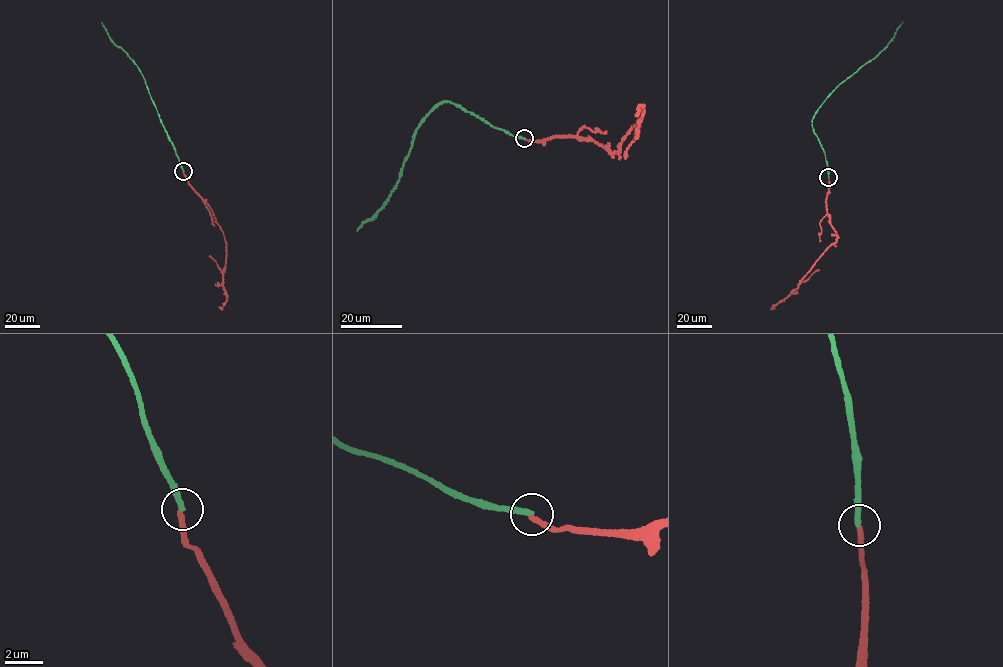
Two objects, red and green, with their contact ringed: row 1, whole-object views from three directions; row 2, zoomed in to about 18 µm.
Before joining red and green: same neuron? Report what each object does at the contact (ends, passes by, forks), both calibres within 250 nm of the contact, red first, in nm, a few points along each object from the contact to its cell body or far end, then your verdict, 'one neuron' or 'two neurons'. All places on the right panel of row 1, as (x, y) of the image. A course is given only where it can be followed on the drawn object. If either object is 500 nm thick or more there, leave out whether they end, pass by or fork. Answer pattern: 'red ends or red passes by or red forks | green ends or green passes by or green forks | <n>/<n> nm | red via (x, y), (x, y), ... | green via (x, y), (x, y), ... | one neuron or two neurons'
red ends | green ends | 280/300 nm | red via (828, 177), (827, 211), (836, 233), (836, 241), (828, 247), (798, 286), (771, 308), (775, 308) | green via (828, 177), (825, 153), (812, 127), (813, 117), (837, 87), (887, 46), (903, 22) | two neurons

